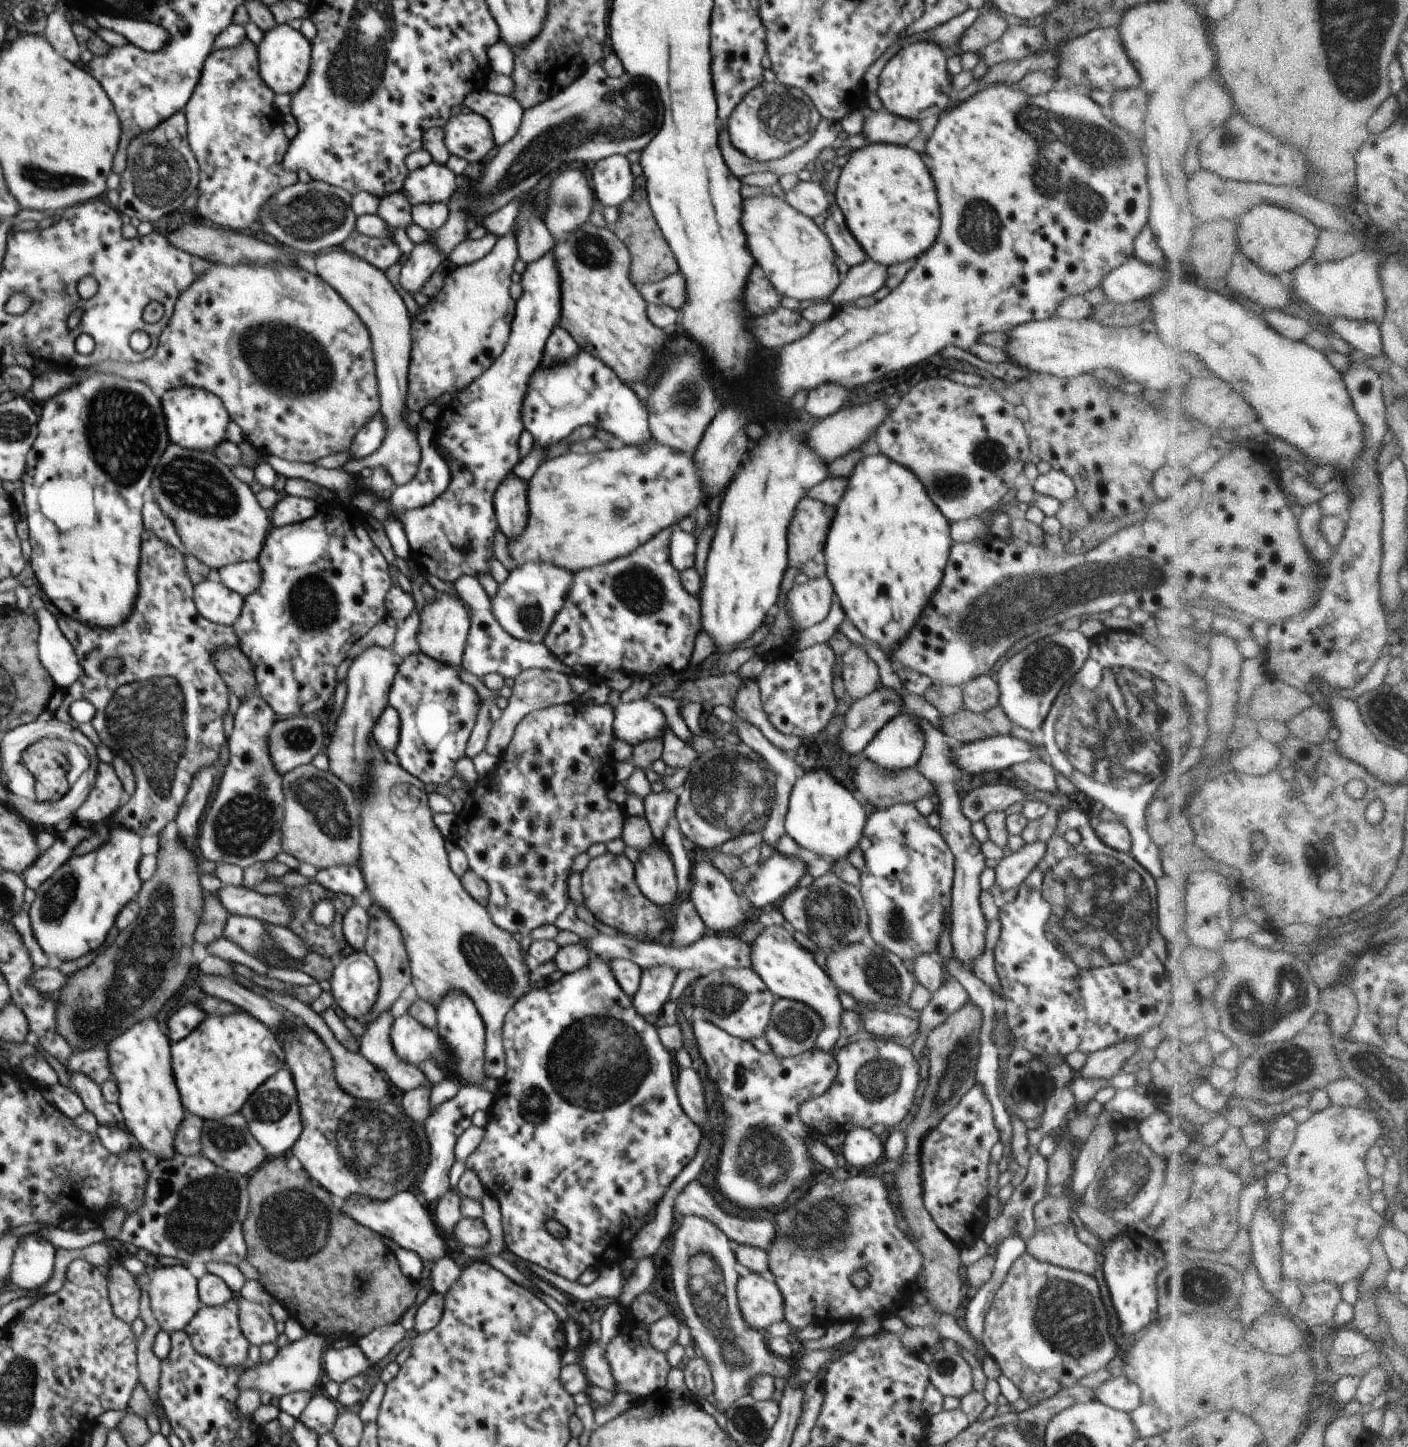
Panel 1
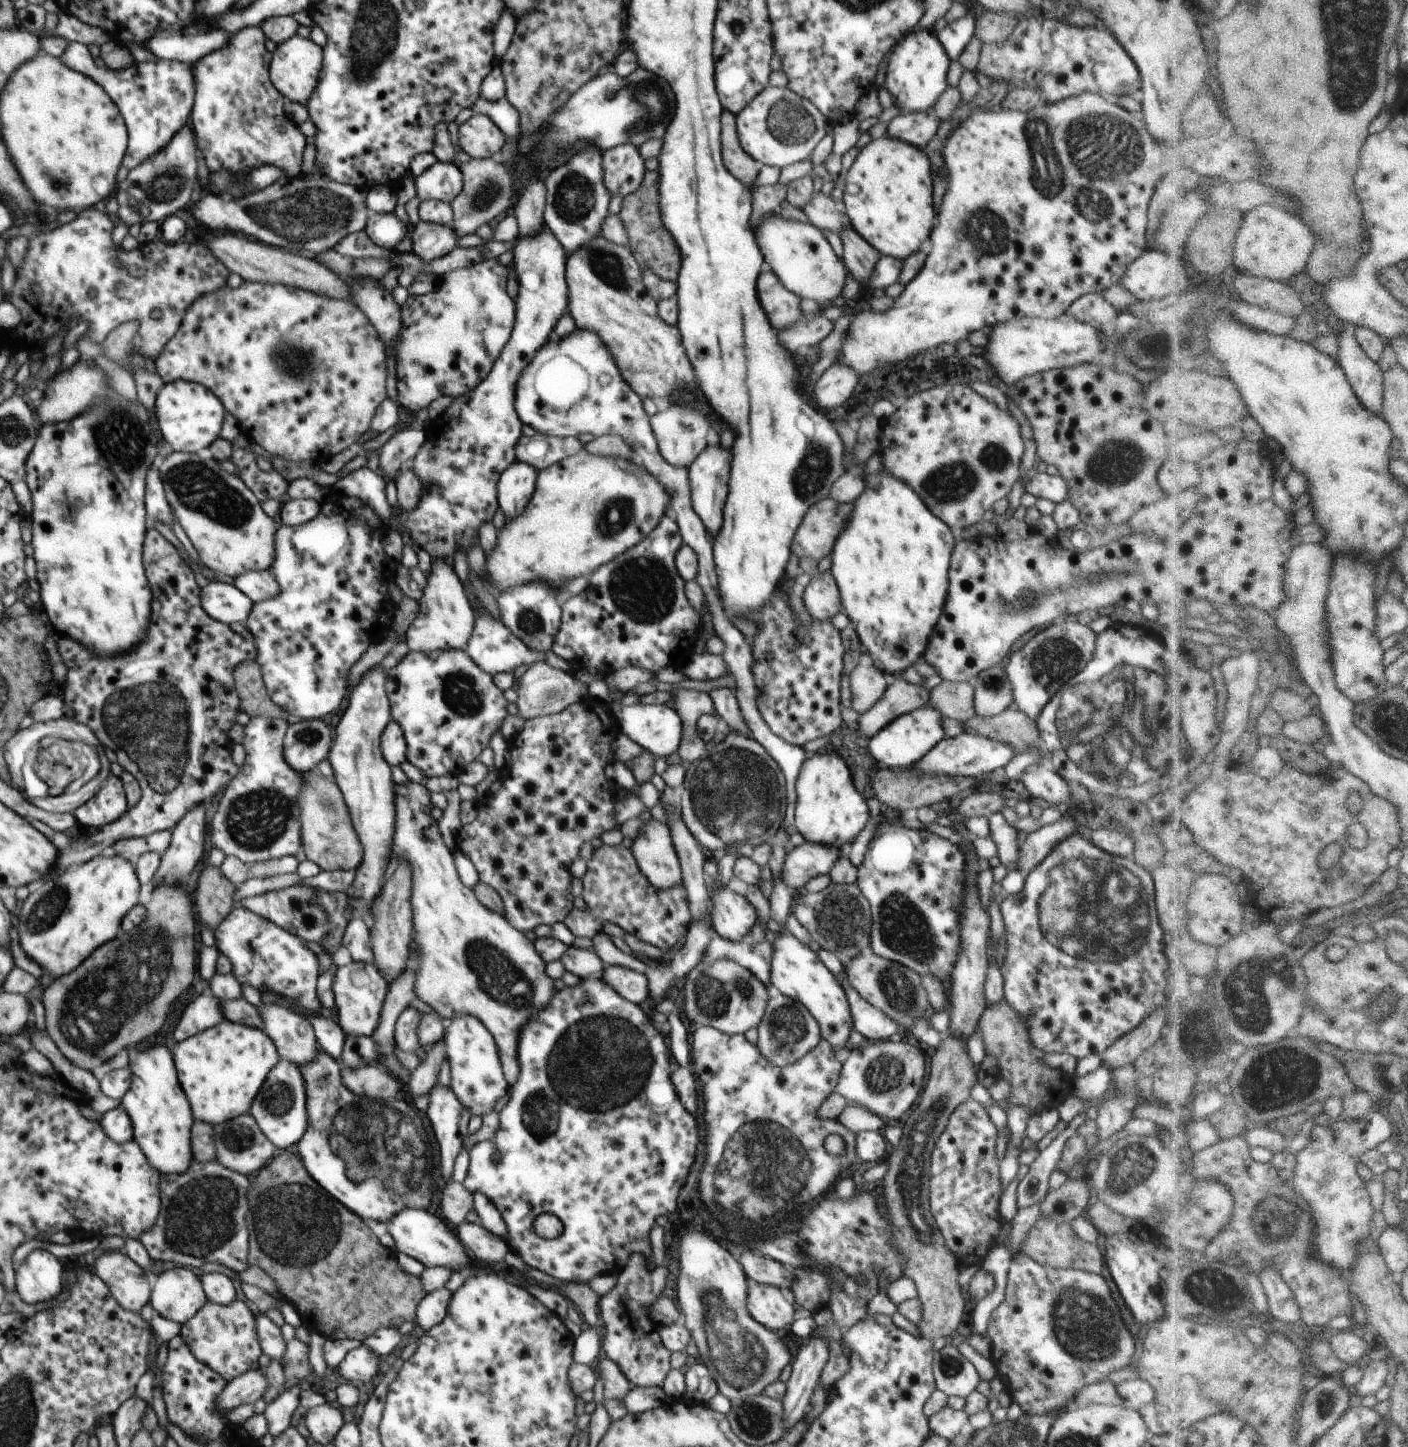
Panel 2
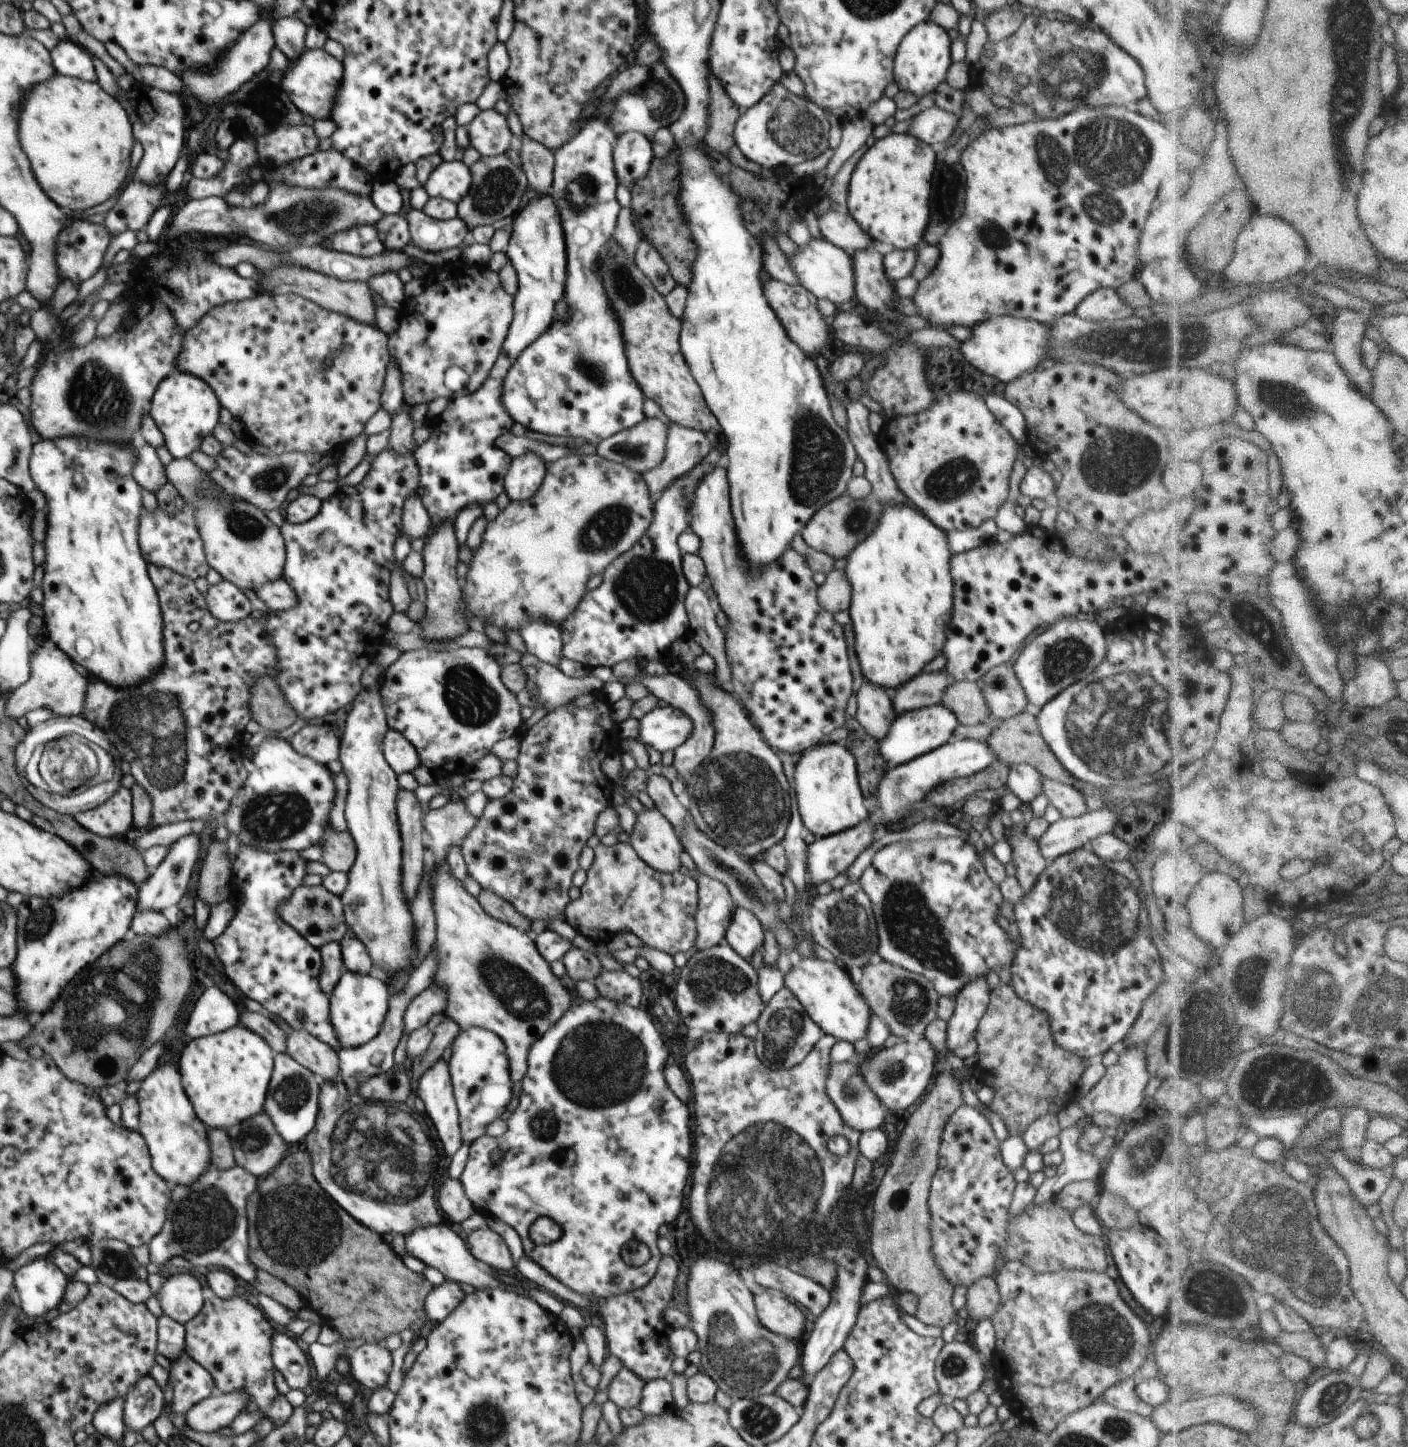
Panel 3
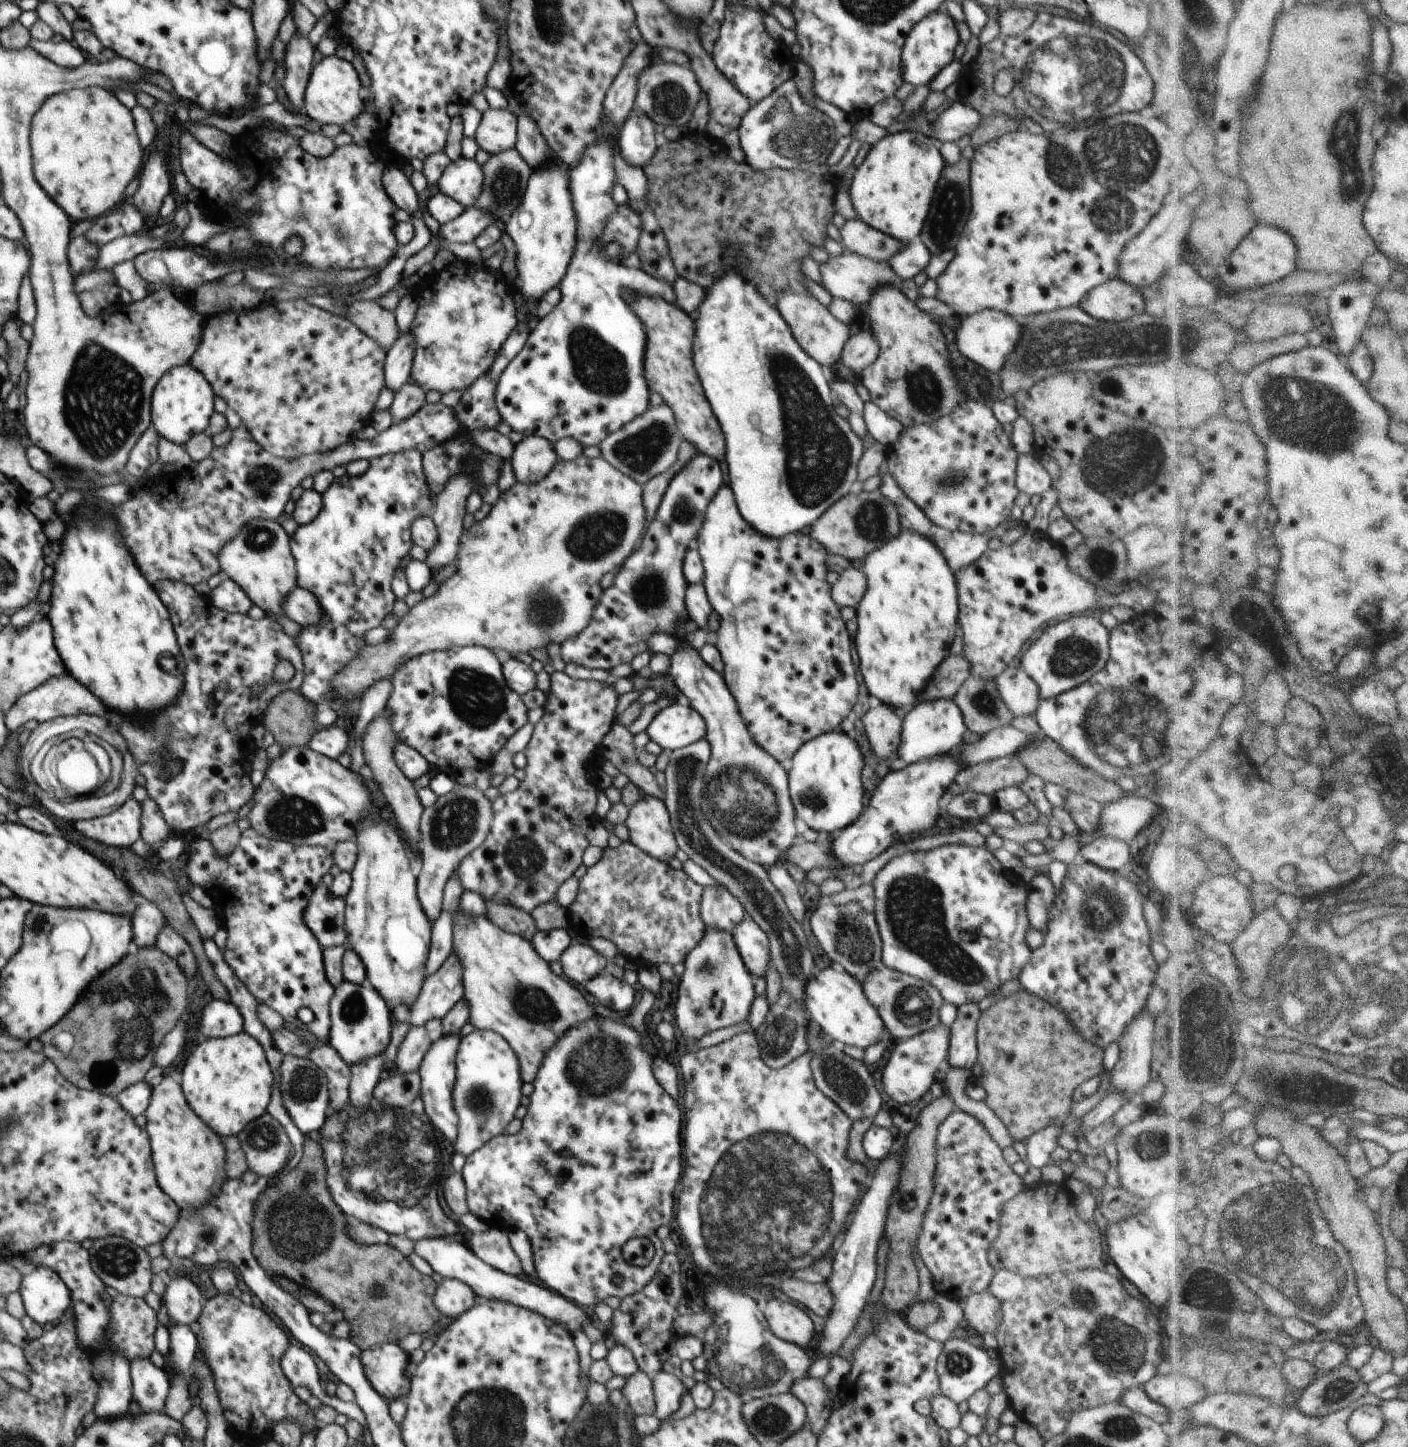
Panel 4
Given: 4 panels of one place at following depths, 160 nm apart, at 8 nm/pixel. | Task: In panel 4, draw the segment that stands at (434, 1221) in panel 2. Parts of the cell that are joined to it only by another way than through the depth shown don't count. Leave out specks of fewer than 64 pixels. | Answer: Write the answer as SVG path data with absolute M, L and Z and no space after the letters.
M427 1238L415 1241L415 1251L420 1258L423 1258L433 1268L433 1272L438 1272L443 1278L458 1279L468 1284L468 1286L478 1294L491 1301L507 1302L549 1318L552 1322L563 1326L571 1334L577 1330L583 1331L583 1326L590 1323L586 1312L579 1308L576 1303L569 1302L561 1294L552 1289L528 1282L524 1278L509 1275L482 1259L479 1259L460 1238Z

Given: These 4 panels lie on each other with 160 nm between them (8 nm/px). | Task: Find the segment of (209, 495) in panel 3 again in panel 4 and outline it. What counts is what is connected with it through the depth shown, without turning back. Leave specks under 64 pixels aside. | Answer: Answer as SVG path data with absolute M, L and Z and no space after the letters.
M252 519L222 550L219 551L219 565L222 576L228 576L250 597L266 616L285 616L285 598L297 586L297 570L289 545L290 536L275 520Z

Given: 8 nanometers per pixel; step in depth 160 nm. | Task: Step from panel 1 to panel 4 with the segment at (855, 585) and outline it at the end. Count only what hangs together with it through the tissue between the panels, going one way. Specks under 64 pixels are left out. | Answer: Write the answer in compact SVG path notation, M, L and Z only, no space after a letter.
M902 530L896 538L867 555L864 564L867 589L856 608L859 629L853 642L866 688L870 695L893 709L916 706L938 665L951 654L959 626L957 578L938 547L914 531Z

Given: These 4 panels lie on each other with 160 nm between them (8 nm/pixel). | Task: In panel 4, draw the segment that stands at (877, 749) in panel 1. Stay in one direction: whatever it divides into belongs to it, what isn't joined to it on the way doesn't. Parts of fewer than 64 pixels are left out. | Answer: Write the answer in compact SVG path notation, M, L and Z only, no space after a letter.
M952 699L922 701L914 706L903 719L901 745L897 754L908 764L948 755L966 740L968 733L962 711Z

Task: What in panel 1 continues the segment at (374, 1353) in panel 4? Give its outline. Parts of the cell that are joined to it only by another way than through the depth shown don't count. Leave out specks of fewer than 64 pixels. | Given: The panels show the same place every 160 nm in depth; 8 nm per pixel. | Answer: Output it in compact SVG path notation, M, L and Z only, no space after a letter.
M358 1344L340 1350L328 1346L324 1351L322 1361L329 1379L338 1384L358 1375L363 1376L363 1373L366 1373L368 1366L370 1366L366 1355Z

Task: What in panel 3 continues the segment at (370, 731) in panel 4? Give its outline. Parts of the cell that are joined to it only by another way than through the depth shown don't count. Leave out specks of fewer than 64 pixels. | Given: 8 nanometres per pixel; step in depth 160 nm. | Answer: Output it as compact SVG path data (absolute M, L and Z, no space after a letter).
M399 788L397 799L397 819L403 842L402 888L410 902L417 893L423 877L422 806L414 791Z

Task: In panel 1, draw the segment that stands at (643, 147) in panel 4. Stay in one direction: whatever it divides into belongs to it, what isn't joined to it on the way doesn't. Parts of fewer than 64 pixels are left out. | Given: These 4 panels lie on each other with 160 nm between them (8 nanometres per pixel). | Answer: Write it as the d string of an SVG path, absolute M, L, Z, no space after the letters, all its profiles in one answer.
M615 154L590 166L595 195L603 207L619 207L632 196L636 177L630 164L627 155Z

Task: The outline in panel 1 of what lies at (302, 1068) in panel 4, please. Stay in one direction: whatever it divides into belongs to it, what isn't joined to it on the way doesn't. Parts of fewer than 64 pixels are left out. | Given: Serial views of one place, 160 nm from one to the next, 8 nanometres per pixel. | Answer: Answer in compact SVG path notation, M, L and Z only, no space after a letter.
M282 1067L266 1082L263 1082L250 1095L250 1098L246 1099L239 1113L243 1114L250 1132L267 1152L268 1158L284 1156L286 1150L290 1150L294 1146L303 1131L297 1090L292 1073L288 1068Z

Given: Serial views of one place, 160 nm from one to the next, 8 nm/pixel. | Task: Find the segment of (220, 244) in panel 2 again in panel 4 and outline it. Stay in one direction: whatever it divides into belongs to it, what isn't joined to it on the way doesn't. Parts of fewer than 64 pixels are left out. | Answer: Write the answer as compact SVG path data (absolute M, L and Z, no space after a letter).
M376 300L351 303L346 318L385 351L390 350L399 337L394 313L381 307Z

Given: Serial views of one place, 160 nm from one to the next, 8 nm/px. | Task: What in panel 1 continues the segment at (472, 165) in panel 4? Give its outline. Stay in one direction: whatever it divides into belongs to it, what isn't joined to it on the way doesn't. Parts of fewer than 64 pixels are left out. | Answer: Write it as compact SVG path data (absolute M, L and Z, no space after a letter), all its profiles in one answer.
M432 161L415 171L410 171L403 182L403 192L412 205L418 203L447 203L455 193L460 179L446 165Z

